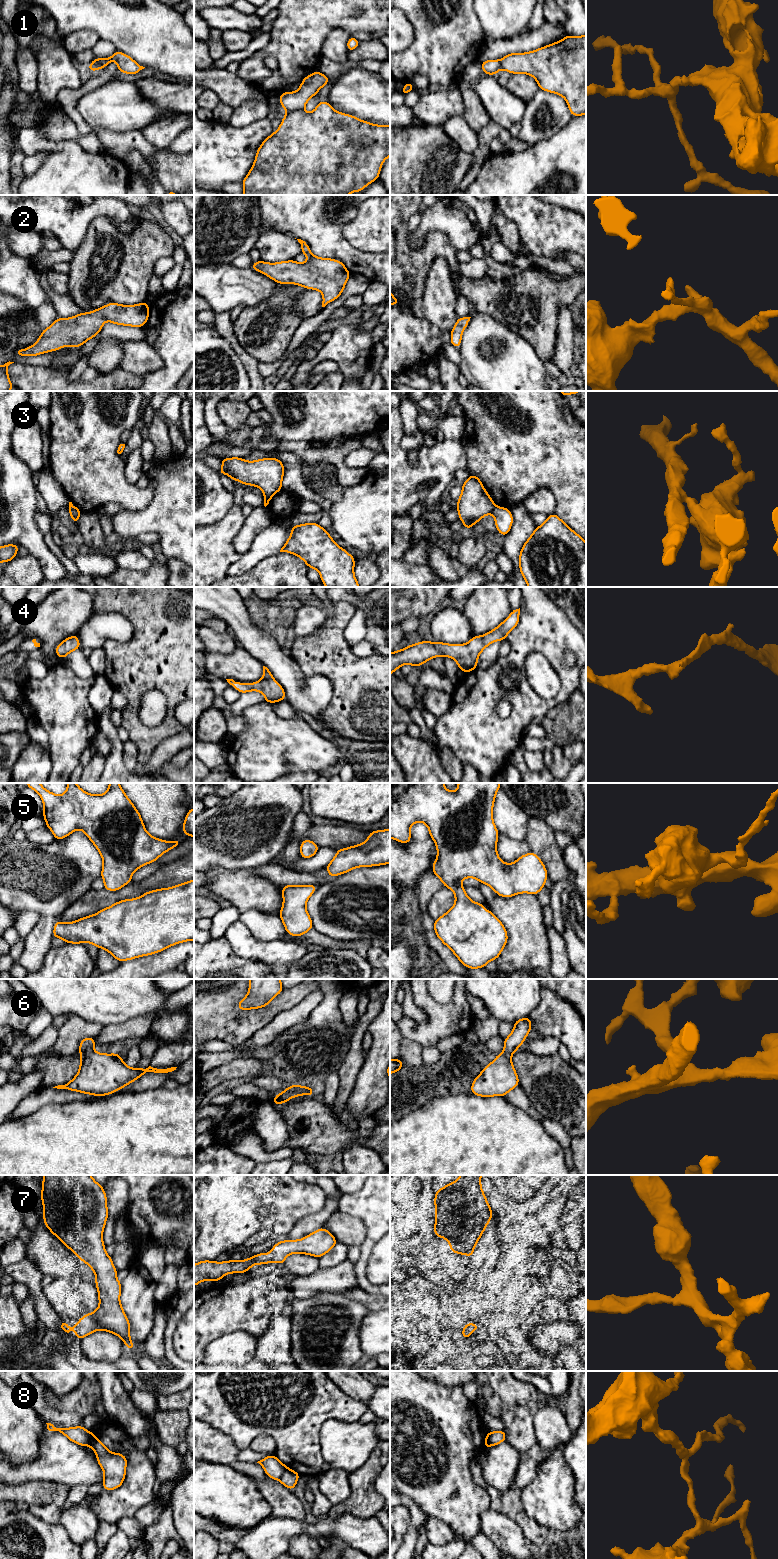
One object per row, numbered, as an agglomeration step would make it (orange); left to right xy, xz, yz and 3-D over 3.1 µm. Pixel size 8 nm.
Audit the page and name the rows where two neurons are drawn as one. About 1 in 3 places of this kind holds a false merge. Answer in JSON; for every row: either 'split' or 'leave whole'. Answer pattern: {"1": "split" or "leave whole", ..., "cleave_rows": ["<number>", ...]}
{"1": "split", "2": "leave whole", "3": "split", "4": "leave whole", "5": "leave whole", "6": "leave whole", "7": "leave whole", "8": "split", "cleave_rows": ["1", "3", "8"]}

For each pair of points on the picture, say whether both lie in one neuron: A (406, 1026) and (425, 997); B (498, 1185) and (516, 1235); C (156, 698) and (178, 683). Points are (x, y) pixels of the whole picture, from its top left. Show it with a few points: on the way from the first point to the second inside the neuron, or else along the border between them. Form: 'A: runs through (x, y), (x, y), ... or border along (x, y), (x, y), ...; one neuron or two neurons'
A: runs through (419, 1032), (422, 1032), (432, 1022), (432, 1010); one neuron
B: runs through (498, 1197), (505, 1209), (516, 1220), (516, 1223); one neuron
C: border along (146, 690), (157, 689), (164, 695), (165, 716); two neurons

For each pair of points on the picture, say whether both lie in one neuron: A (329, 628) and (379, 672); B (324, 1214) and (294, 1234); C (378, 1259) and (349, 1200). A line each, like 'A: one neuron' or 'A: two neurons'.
A: one neuron
B: one neuron
C: two neurons

